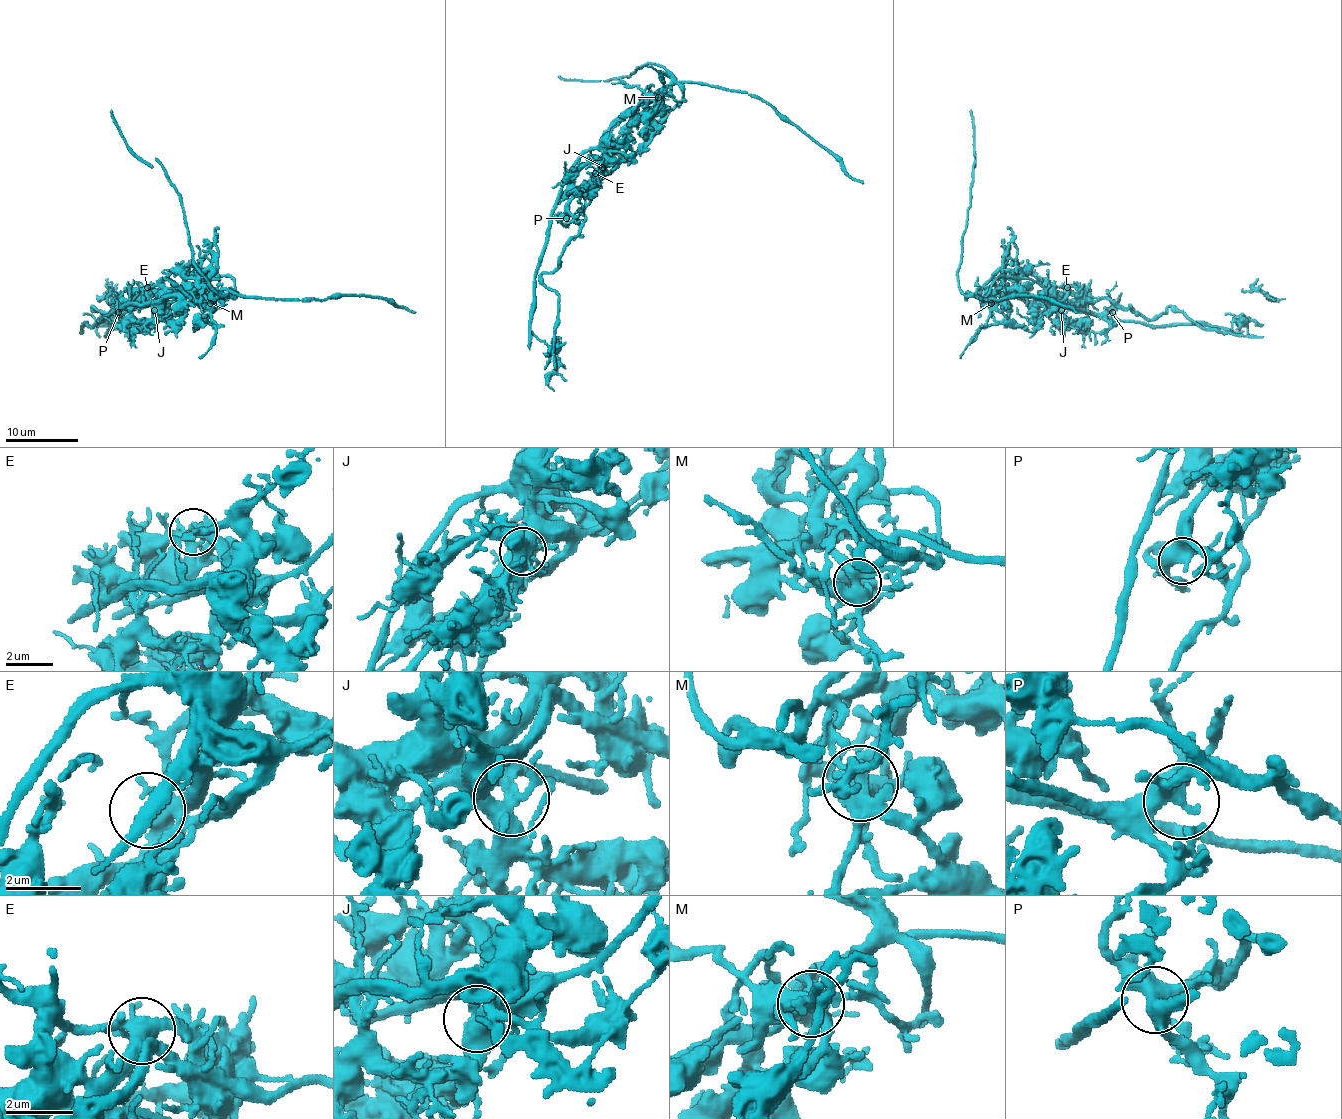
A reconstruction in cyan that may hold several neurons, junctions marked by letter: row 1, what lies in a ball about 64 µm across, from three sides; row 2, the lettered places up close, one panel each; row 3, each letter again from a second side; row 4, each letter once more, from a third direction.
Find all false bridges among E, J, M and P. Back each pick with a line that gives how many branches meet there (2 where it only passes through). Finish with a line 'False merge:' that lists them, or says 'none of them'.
J: branches 5
False merge: J

